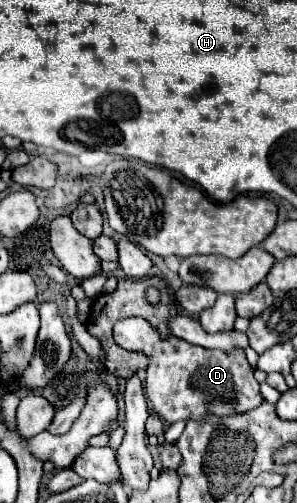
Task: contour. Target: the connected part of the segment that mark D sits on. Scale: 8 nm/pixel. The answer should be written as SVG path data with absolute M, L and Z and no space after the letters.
M144 318L120 320L114 326L114 342L126 350L142 350L150 356L150 364L146 368L146 398L150 402L150 408L166 422L188 420L188 418L198 420L198 418L204 418L208 412L218 414L218 416L220 414L228 416L230 412L248 412L248 410L256 408L258 404L262 404L262 400L264 400L260 394L260 386L254 378L254 370L244 356L244 350L224 354L218 350L206 350L202 346L188 344L176 336L162 340L158 336L158 330L154 330Z

